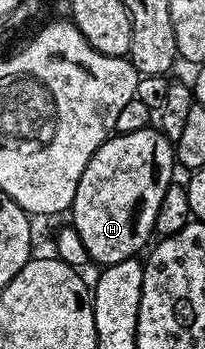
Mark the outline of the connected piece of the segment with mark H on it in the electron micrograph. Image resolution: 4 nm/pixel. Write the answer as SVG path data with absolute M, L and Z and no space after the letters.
M147 126L135 133L114 134L106 138L105 144L91 157L87 169L83 169L71 208L71 226L78 231L94 264L117 263L132 259L138 254L136 251L148 241L149 235L154 234L153 226L159 205L163 205L163 197L174 182L173 167L175 168L174 144L160 129Z

